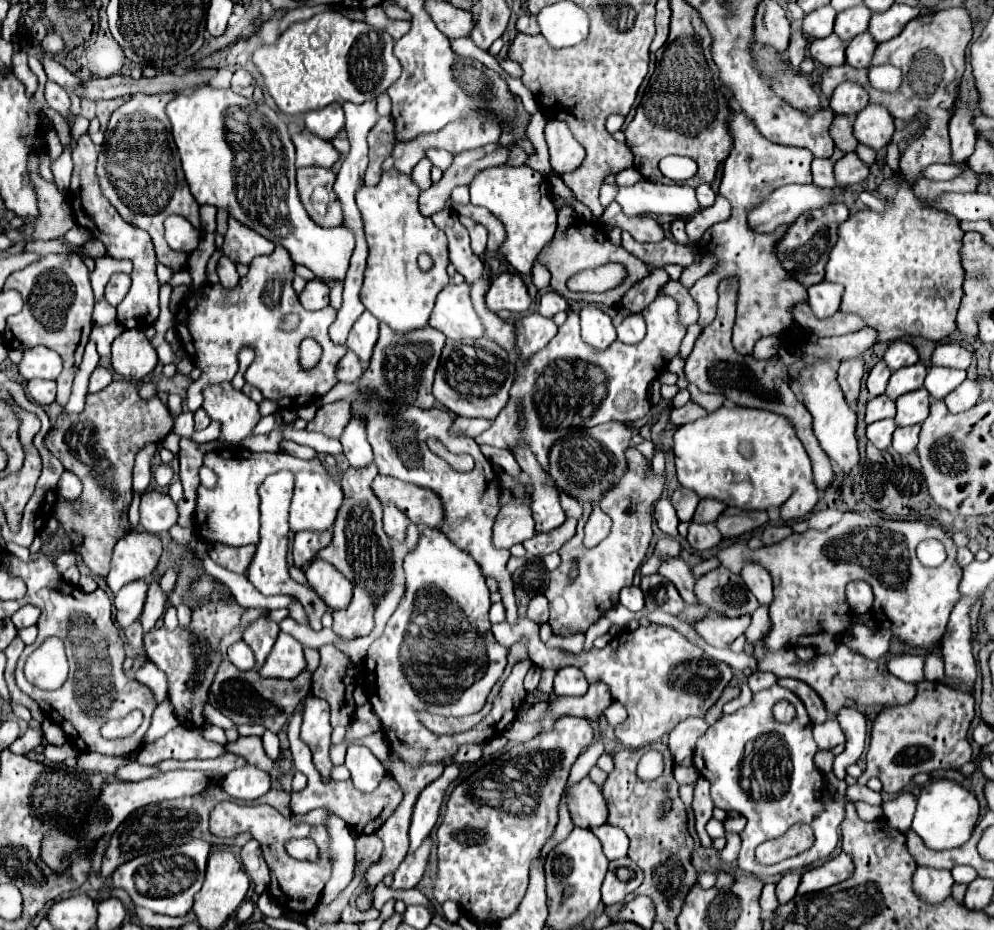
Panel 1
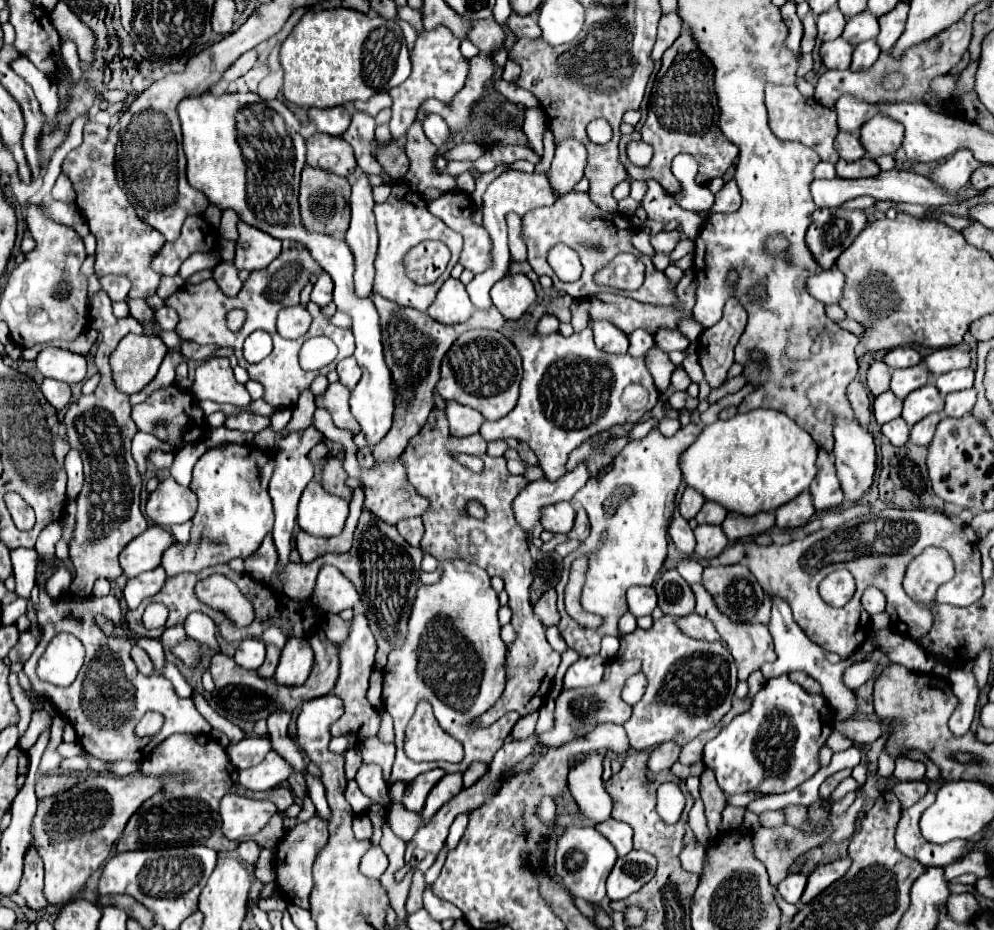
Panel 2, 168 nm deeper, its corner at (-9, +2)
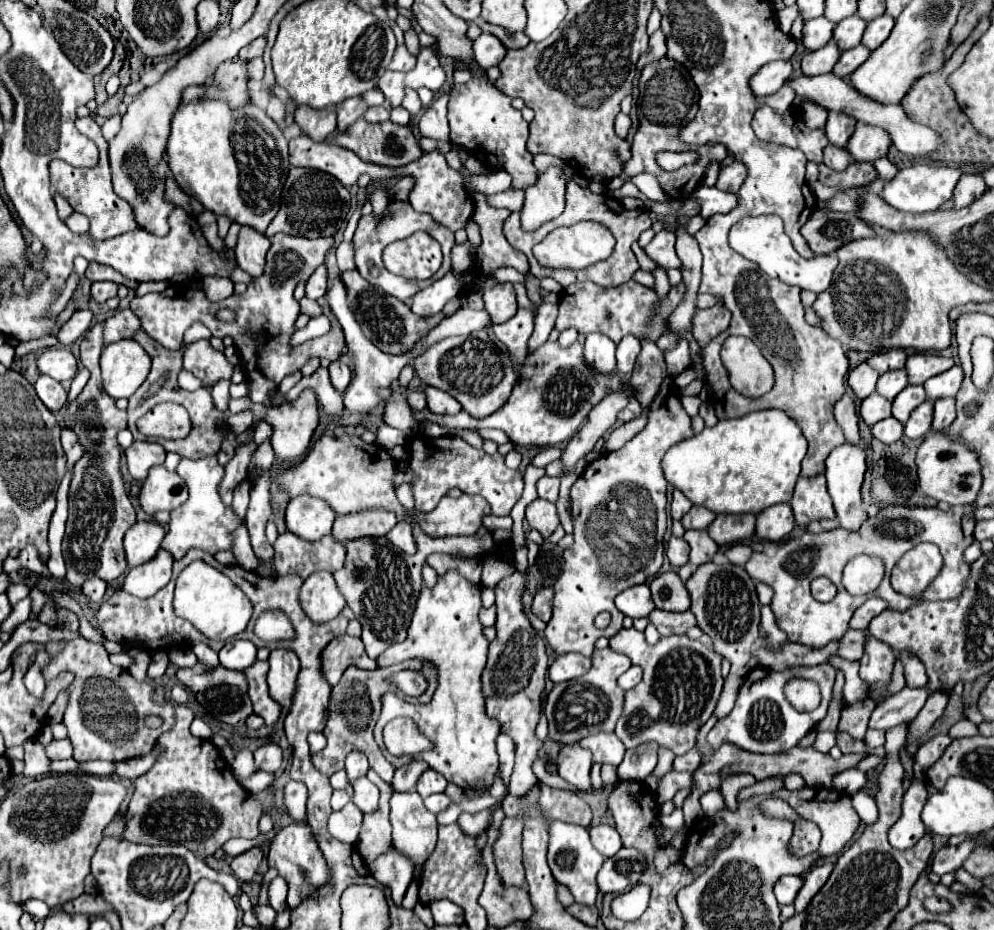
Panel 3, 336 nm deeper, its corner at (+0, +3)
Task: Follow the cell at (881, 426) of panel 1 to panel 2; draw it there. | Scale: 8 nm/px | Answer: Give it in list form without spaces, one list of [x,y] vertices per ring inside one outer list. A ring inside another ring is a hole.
[[[895,418],[887,424],[883,424],[881,432],[883,432],[883,436],[889,438],[889,442],[893,446],[903,446],[909,440],[909,426],[901,418]]]

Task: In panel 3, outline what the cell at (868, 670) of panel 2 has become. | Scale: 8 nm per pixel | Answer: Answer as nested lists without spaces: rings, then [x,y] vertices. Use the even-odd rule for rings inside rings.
[[[830,663],[814,665],[814,667],[788,667],[784,673],[780,671],[770,671],[770,669],[752,669],[736,697],[736,705],[732,713],[718,721],[712,731],[708,733],[708,747],[718,749],[724,741],[734,743],[740,749],[752,751],[752,753],[782,753],[786,749],[792,749],[798,745],[798,741],[818,725],[820,719],[826,717],[828,705],[832,701],[832,687],[834,687],[834,675],[836,669]],[[792,677],[804,677],[804,679],[814,679],[820,689],[822,689],[822,703],[818,709],[812,713],[800,713],[796,711],[784,697],[782,687],[788,679]]]

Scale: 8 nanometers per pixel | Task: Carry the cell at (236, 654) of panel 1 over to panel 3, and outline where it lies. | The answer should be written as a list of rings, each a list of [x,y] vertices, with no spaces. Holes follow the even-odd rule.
[[[236,639],[226,643],[220,651],[220,665],[228,667],[228,669],[246,669],[256,661],[256,647],[254,643],[246,641],[246,639]]]

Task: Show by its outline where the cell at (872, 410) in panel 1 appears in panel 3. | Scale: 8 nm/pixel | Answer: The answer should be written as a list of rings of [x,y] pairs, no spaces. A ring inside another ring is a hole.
[[[874,393],[874,395],[870,395],[870,397],[866,397],[862,401],[862,405],[860,405],[860,417],[864,419],[864,423],[868,427],[872,427],[874,423],[878,423],[878,421],[882,421],[882,419],[892,415],[890,407],[892,407],[892,403],[888,399],[884,399],[882,395]]]

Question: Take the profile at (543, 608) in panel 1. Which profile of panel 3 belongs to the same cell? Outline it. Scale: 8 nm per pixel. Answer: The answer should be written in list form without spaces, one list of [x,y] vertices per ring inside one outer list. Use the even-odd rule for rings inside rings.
[[[544,587],[534,595],[534,601],[532,601],[534,615],[538,615],[544,623],[552,617],[552,595],[554,591],[550,587]]]

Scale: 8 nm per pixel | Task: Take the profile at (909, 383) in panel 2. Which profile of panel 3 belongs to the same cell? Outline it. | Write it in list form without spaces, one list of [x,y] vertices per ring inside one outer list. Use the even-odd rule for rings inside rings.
[[[904,369],[888,371],[888,373],[880,375],[880,379],[876,383],[876,393],[880,393],[882,397],[892,401],[906,385],[908,385],[908,379],[906,379],[906,371]]]

